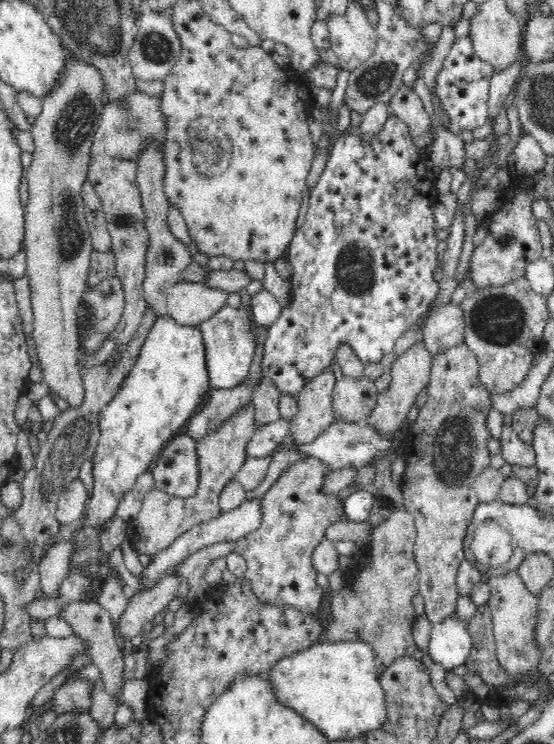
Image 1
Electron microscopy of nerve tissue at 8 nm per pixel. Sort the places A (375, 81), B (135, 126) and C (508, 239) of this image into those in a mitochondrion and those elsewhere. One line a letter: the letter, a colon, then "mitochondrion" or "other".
A: mitochondrion
B: mitochondrion
C: mitochondrion

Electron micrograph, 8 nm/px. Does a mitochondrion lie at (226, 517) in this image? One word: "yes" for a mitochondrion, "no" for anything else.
no

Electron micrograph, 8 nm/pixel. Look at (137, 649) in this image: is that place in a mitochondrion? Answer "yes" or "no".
no

